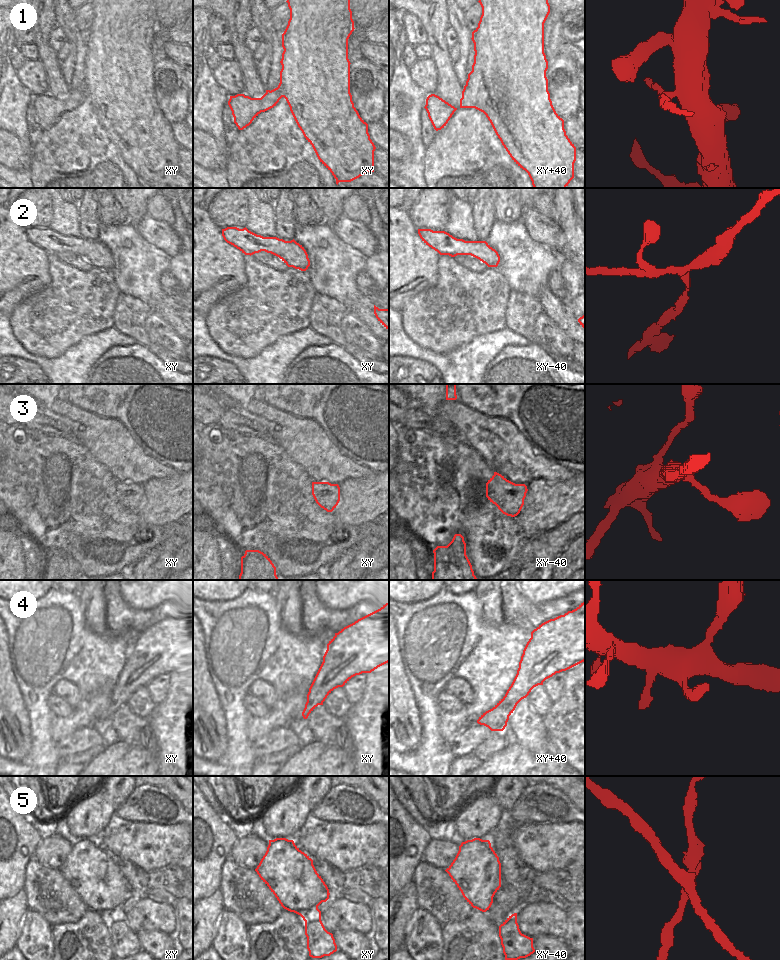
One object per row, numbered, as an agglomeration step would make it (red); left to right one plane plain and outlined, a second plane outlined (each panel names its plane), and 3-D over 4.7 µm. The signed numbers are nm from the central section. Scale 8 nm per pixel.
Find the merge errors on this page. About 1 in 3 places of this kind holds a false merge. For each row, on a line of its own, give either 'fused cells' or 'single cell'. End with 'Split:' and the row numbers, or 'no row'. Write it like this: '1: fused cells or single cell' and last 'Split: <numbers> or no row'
1: fused cells
2: single cell
3: single cell
4: single cell
5: fused cells
Split: 1, 5

